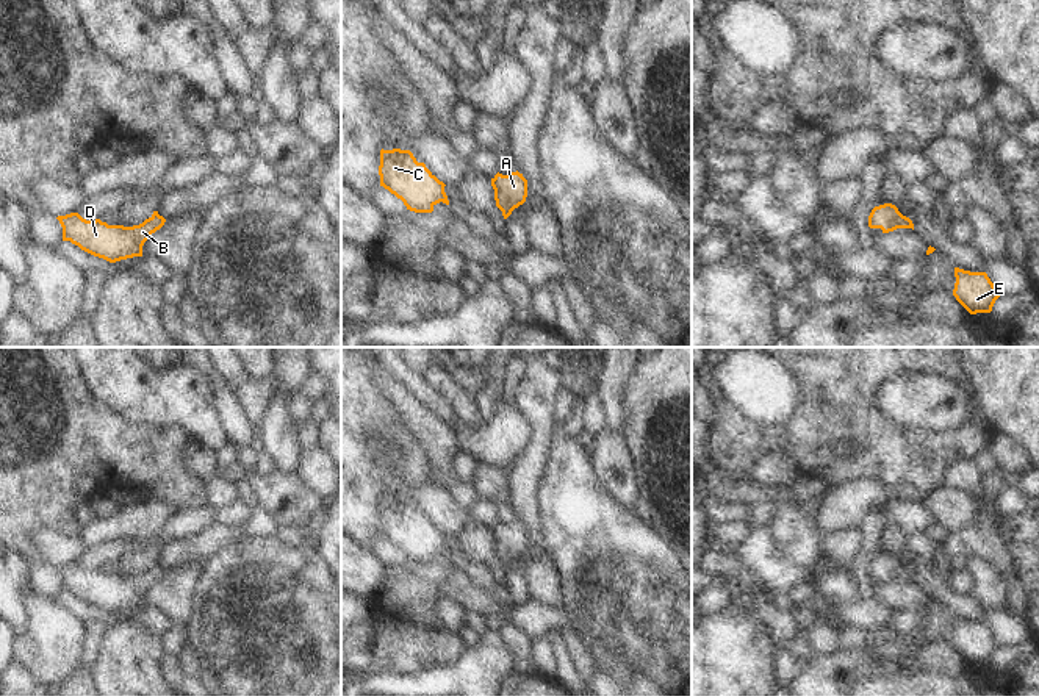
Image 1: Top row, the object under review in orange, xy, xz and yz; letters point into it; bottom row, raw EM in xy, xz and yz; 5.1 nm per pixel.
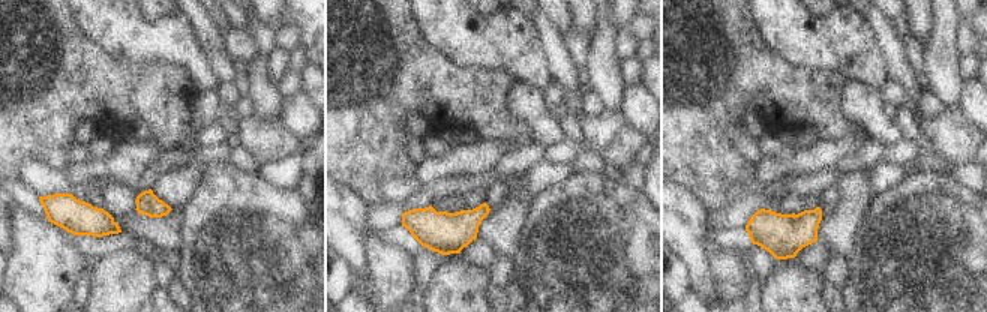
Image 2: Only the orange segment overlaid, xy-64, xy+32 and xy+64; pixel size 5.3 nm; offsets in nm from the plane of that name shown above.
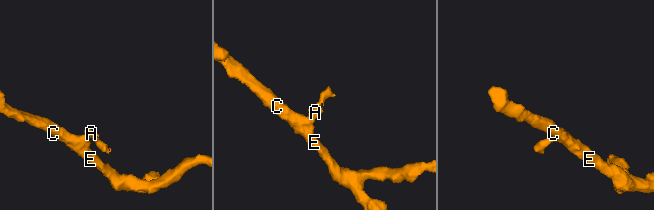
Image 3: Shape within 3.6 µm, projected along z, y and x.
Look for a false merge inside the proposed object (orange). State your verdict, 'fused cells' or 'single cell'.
single cell

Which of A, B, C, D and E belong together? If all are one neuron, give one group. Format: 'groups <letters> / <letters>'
groups A B C D E

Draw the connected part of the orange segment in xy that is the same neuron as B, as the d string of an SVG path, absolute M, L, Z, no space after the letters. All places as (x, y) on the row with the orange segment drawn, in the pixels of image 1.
M158 211L133 227L108 225L100 219L86 221L78 213L58 216L56 219L63 227L63 241L70 241L81 250L110 263L142 257L144 242L166 222Z

